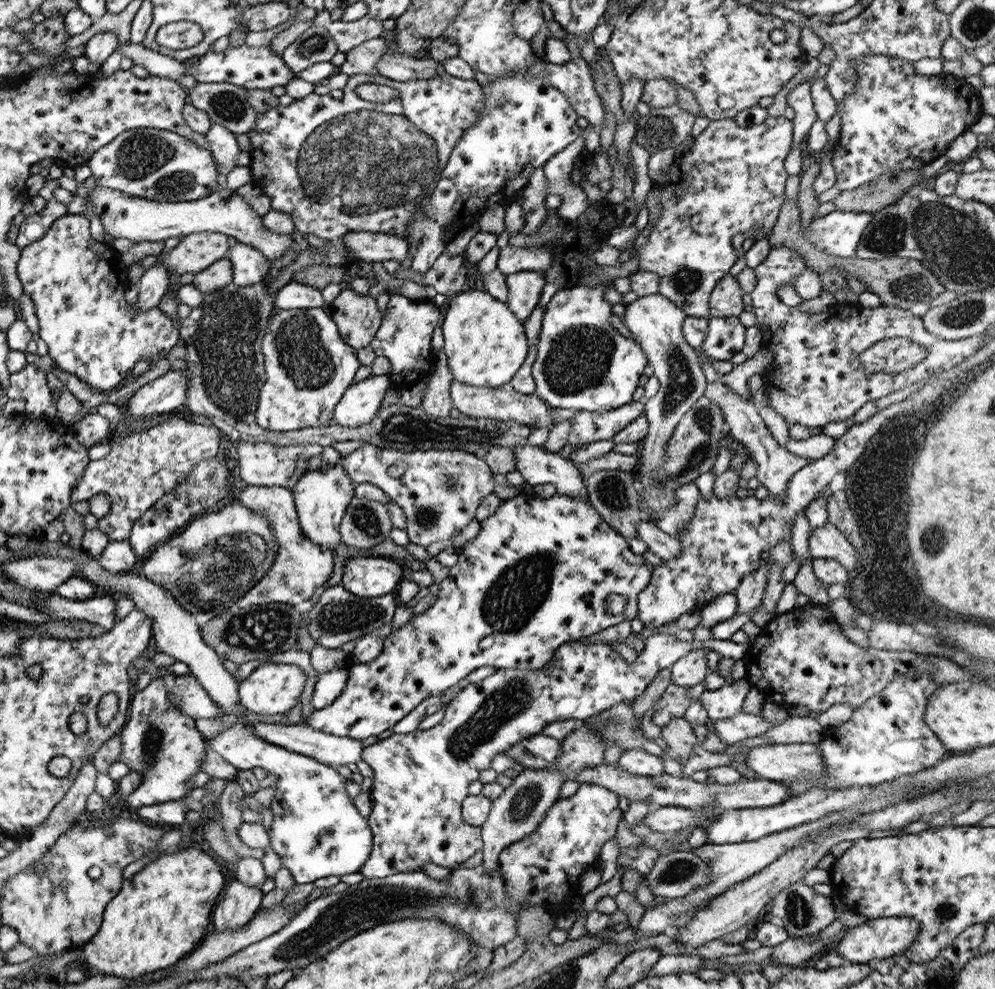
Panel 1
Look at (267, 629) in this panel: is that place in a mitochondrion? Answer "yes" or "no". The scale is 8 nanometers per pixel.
yes

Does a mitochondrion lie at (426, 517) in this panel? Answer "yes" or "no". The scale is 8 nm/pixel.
yes

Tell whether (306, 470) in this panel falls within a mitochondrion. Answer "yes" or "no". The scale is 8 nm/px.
no

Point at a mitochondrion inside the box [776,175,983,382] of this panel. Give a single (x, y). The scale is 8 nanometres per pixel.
(911, 286)

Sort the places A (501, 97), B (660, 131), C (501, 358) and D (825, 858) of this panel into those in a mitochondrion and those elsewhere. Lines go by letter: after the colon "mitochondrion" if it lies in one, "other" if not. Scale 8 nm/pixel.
A: mitochondrion
B: mitochondrion
C: other
D: other

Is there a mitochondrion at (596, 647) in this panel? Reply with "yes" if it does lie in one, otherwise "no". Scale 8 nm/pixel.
no

